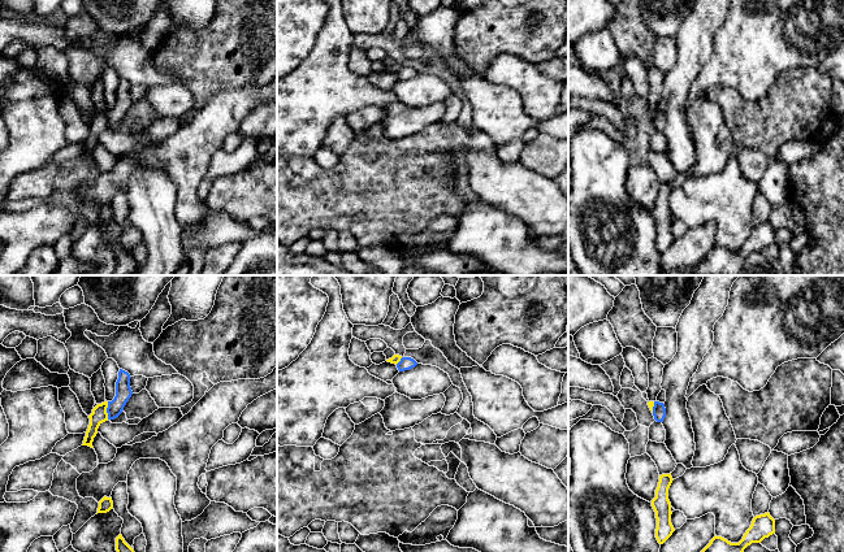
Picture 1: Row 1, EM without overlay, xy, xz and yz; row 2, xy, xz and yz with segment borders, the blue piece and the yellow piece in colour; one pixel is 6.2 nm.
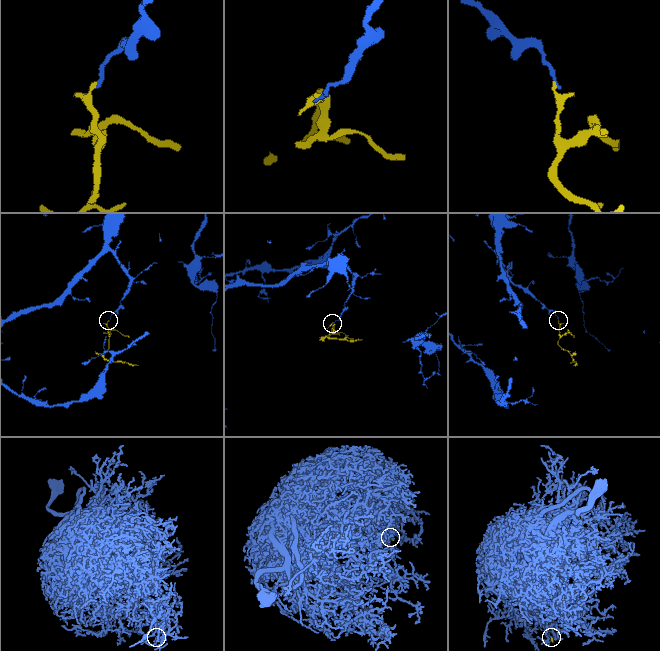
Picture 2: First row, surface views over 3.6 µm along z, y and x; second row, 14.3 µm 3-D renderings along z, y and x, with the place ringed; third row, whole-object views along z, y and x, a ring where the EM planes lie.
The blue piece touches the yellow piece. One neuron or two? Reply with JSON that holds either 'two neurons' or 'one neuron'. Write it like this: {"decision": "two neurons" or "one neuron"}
{"decision": "two neurons"}

